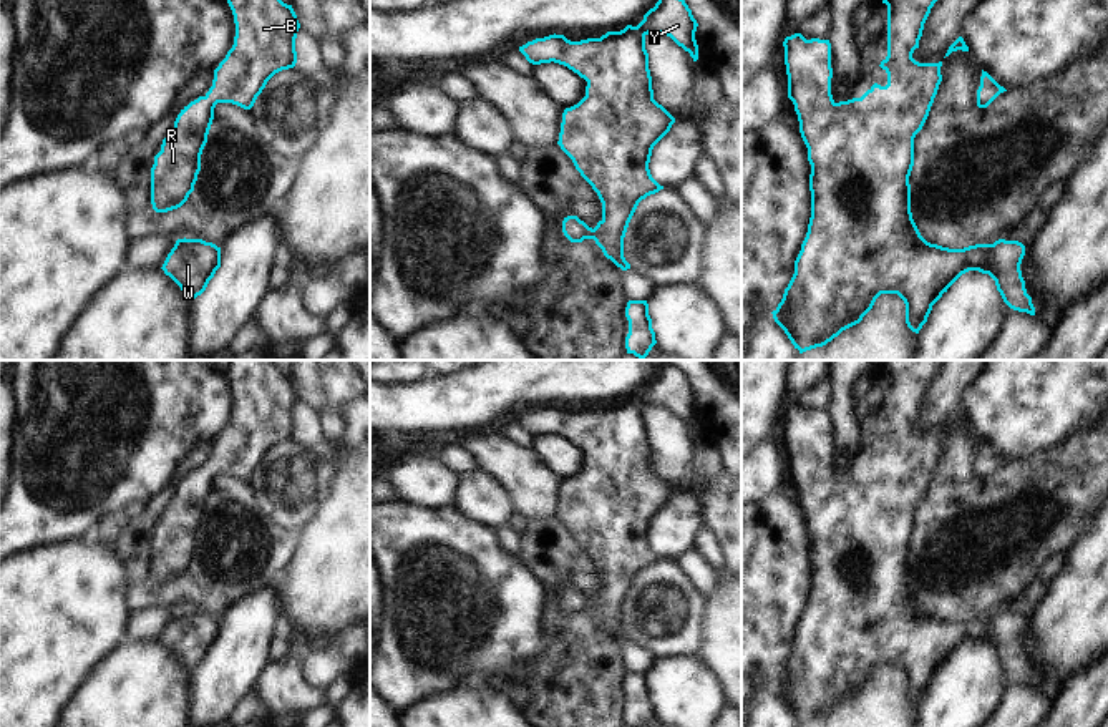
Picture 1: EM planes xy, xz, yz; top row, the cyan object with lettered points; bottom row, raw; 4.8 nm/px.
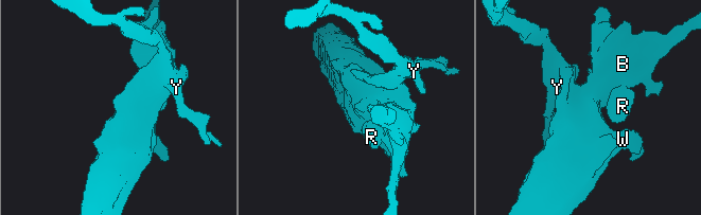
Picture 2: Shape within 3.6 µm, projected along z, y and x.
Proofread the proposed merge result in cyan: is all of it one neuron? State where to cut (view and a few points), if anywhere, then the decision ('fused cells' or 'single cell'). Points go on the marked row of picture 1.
cut none; single cell

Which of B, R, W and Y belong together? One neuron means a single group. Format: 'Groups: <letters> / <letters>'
Groups: B R W Y.

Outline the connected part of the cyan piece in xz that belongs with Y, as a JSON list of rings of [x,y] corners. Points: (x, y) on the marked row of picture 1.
[[[658,0],[637,27],[627,25],[620,32],[607,32],[600,38],[581,41],[571,41],[564,35],[554,33],[519,46],[529,63],[554,61],[587,81],[586,96],[562,113],[557,144],[597,193],[602,202],[602,219],[592,229],[577,216],[567,216],[562,221],[562,232],[571,242],[594,239],[604,256],[622,271],[630,269],[624,257],[624,237],[639,202],[663,189],[649,169],[652,149],[675,123],[675,118],[654,100],[645,37],[663,33],[697,61],[697,27],[698,23],[685,0]]]

